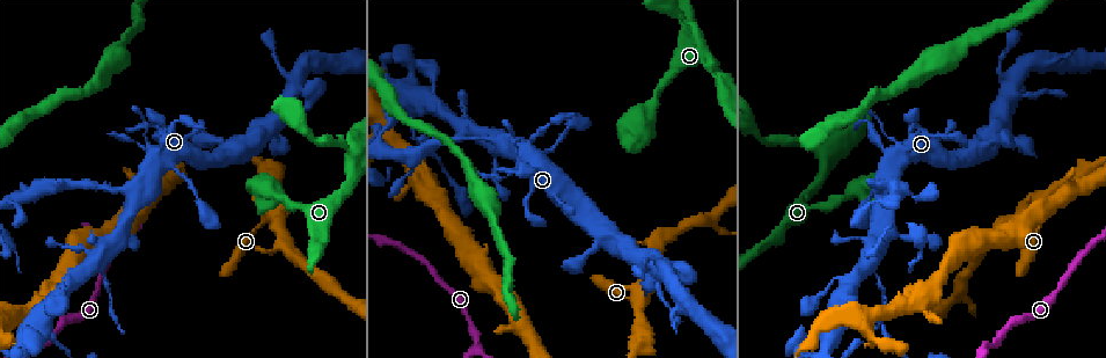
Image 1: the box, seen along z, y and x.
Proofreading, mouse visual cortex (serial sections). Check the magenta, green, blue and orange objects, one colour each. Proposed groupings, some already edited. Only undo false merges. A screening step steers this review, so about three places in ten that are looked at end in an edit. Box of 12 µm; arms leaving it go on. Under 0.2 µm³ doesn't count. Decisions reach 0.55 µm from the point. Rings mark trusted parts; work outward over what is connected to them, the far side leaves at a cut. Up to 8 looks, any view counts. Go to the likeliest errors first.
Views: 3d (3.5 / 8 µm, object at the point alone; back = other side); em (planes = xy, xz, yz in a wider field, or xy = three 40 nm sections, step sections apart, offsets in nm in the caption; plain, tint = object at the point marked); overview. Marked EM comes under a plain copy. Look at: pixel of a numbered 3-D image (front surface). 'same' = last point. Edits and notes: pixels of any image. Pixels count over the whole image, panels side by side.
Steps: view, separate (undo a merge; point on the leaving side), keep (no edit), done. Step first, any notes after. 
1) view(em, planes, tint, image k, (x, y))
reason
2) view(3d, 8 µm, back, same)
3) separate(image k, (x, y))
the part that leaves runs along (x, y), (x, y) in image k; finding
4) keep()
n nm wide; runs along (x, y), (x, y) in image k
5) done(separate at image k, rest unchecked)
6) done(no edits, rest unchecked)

view(3d, 3.5 µm, image 1, (345, 148))

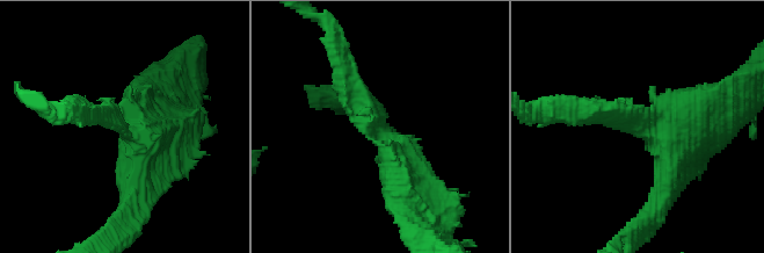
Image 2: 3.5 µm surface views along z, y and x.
view(em, xy, step 5, tint, image 2, (117, 128))
arms of 250, 400 nm

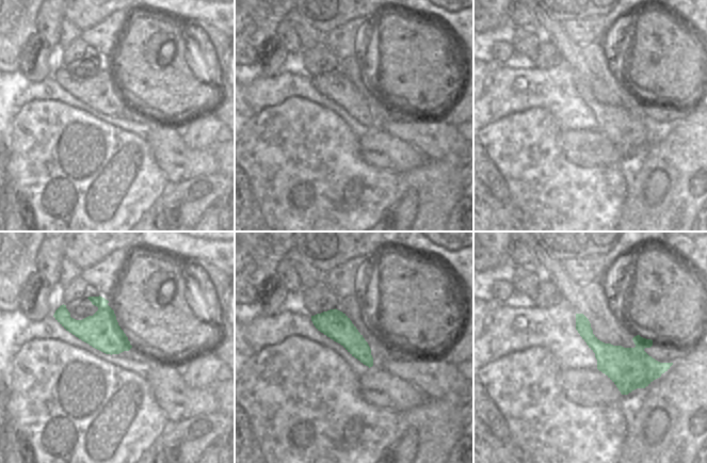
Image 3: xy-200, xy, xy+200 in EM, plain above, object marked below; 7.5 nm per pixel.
keep()
runs along (314, 318), (333, 323), (370, 363) in image 3; one cell here

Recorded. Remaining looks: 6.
view(3d, 3.5 µm, image 1, (1085, 248))
three-way junction

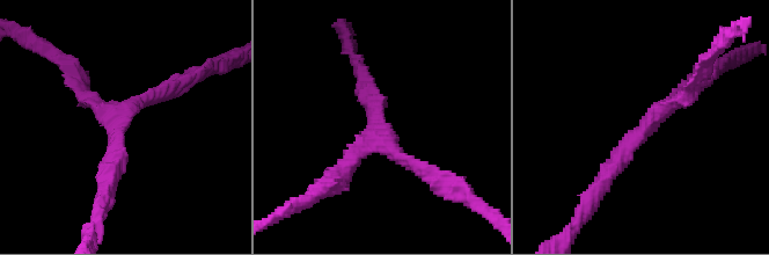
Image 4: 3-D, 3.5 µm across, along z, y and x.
view(em, planes, tint, image 4, (648, 124))
3 arms; arms of 200, 200, 250 nm

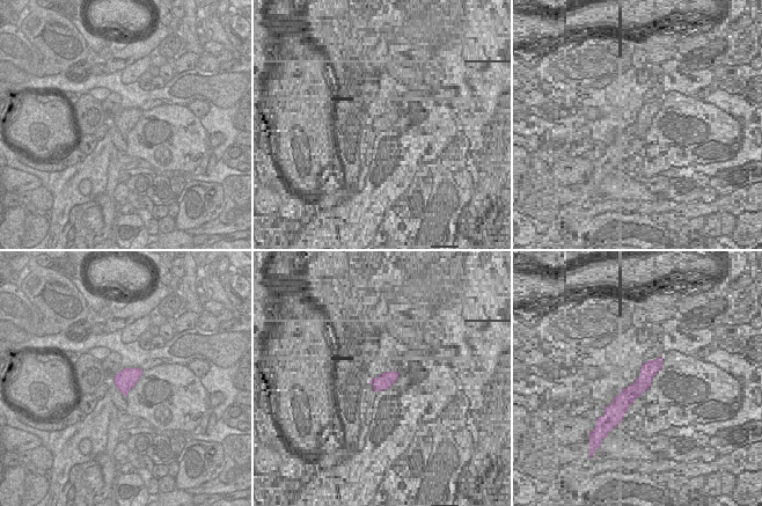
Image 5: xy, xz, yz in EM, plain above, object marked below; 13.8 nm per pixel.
view(em, xy, step 2, tint, same)
cut it another way

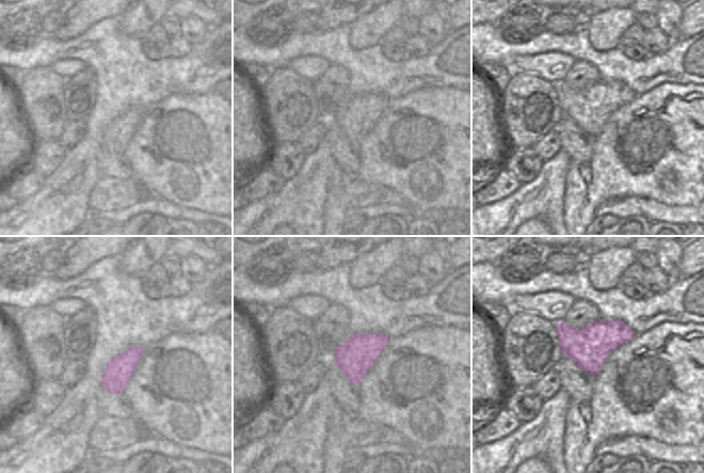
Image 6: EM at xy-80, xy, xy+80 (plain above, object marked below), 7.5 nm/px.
keep()
280 nm wide; runs along (599, 188), (658, 109), (688, 92) in image 4; continuous, no second cell

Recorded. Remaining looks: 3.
view(3d, 8 µm, back, image 1, (495, 142))

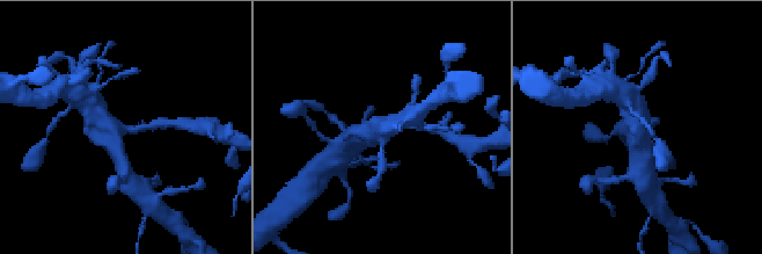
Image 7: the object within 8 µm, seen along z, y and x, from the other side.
view(em, xy, step 5, tint, image 7, (119, 130))
3 arms; arms of 200, 500, 700 nm

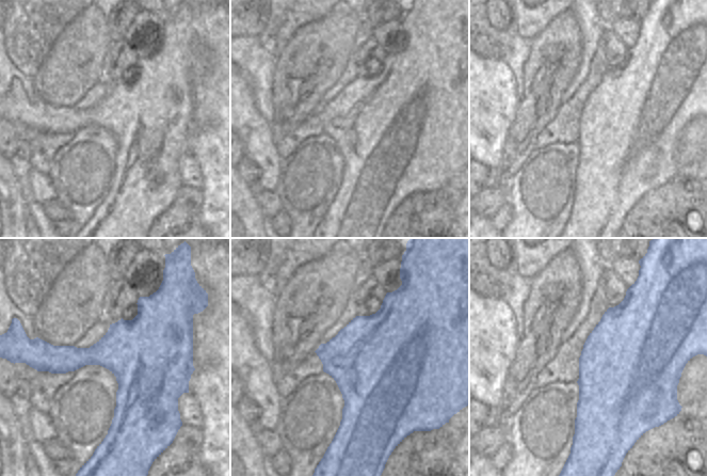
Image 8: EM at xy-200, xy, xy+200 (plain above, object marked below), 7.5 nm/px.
keep()
runs along (89, 104), (110, 129), (121, 162) in image 7; continuous, no second cell

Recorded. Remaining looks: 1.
done(no edits, rest unchecked)

